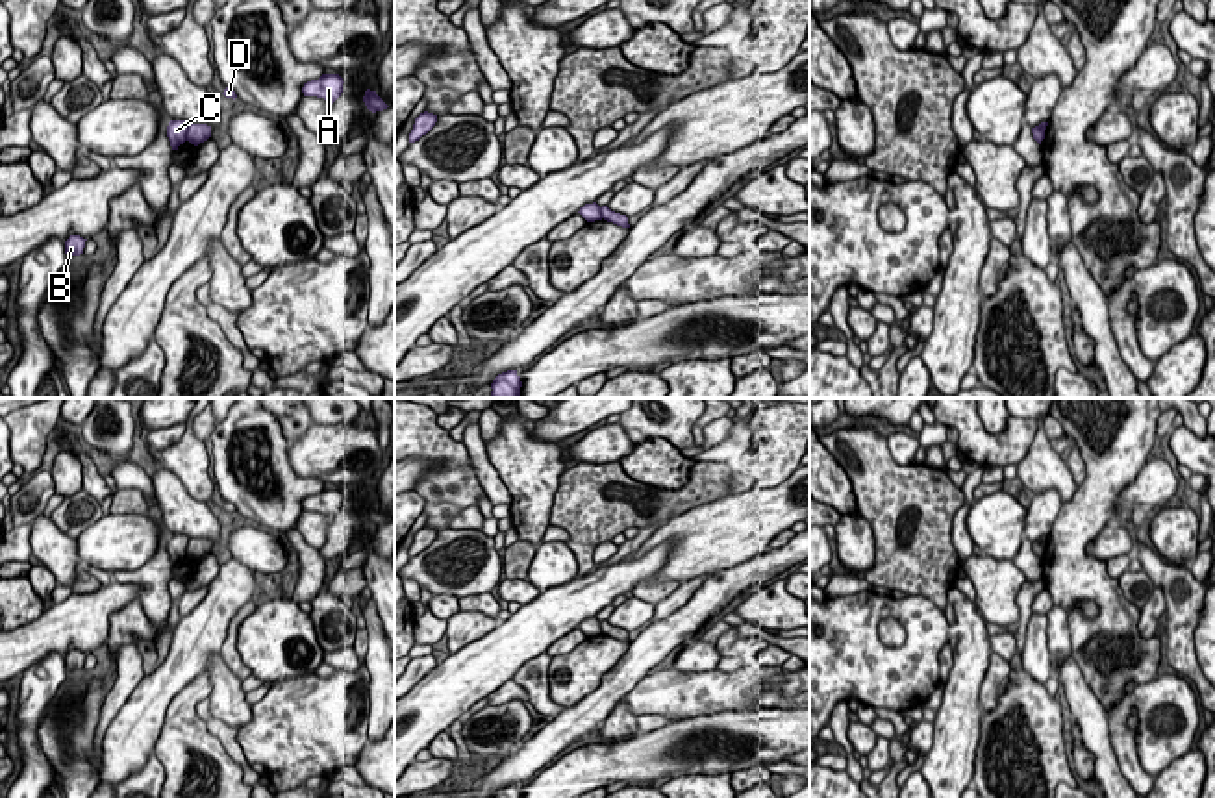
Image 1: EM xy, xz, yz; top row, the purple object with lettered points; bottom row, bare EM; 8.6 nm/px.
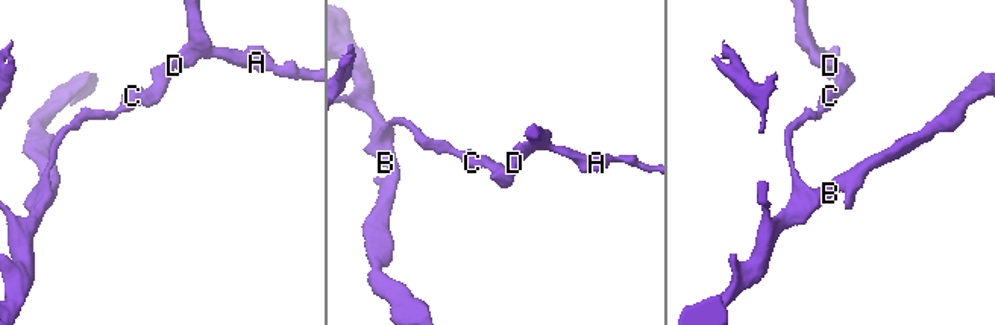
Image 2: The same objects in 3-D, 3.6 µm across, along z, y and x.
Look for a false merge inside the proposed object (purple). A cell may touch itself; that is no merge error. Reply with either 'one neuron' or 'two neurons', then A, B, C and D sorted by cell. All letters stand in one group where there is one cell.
two neurons; groups A D / B C

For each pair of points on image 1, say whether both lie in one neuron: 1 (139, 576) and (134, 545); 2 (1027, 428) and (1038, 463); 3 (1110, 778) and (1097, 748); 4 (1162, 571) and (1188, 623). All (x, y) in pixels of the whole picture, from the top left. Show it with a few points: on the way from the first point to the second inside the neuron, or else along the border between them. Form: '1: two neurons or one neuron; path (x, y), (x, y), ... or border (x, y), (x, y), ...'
1: two neurons; border (160, 530), (156, 552), (147, 561), (112, 573)
2: two neurons; border (1036, 421), (1034, 441), (1017, 465)
3: one neuron; path (1106, 771), (1104, 756)
4: one neuron; path (1175, 584), (1184, 595), (1184, 610)

